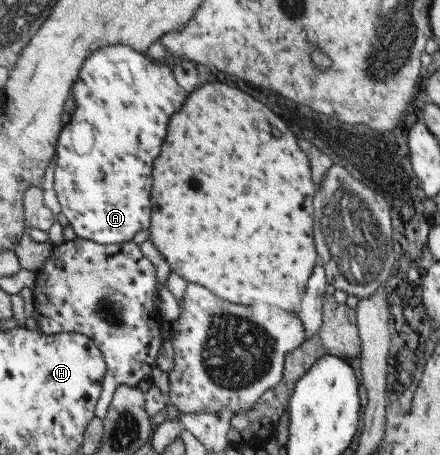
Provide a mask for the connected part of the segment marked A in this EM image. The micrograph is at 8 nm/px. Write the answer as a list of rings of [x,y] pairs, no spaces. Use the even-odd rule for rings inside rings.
[[[109,45],[109,47],[100,47],[95,53],[91,53],[85,59],[83,66],[79,71],[80,75],[74,84],[72,93],[77,102],[77,109],[71,117],[69,123],[62,126],[60,135],[56,144],[56,156],[54,171],[54,189],[57,199],[61,205],[63,215],[67,218],[69,224],[73,227],[77,238],[89,239],[95,243],[108,246],[113,243],[125,242],[132,240],[135,233],[148,229],[151,220],[151,187],[153,187],[153,161],[159,157],[161,153],[161,143],[167,135],[167,123],[171,119],[171,115],[175,115],[185,99],[187,99],[187,91],[177,84],[173,70],[164,64],[157,63],[155,60],[147,57],[146,53],[137,53],[135,49],[131,49],[129,45]]]

